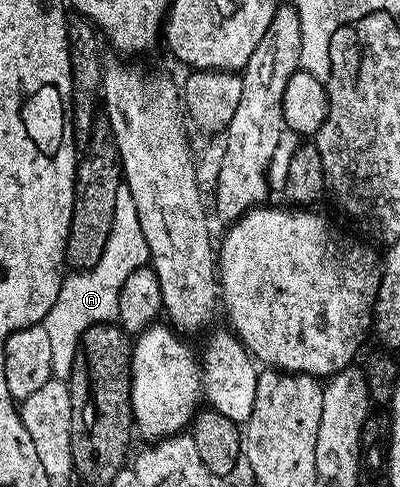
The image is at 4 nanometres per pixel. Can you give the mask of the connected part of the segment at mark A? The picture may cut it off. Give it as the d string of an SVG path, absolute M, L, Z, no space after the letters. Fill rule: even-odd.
M121 184L119 195L115 195L115 219L111 223L111 235L107 235L107 247L103 247L103 255L99 255L99 263L84 271L73 271L62 280L59 295L47 311L44 327L47 339L51 343L51 367L56 380L68 382L73 376L77 350L81 347L81 337L92 325L108 325L117 321L119 315L119 291L123 283L127 283L127 275L136 269L144 269L149 265L149 248L147 239L143 239L143 227L139 227L139 215L135 211L135 199L131 199L131 191Z

